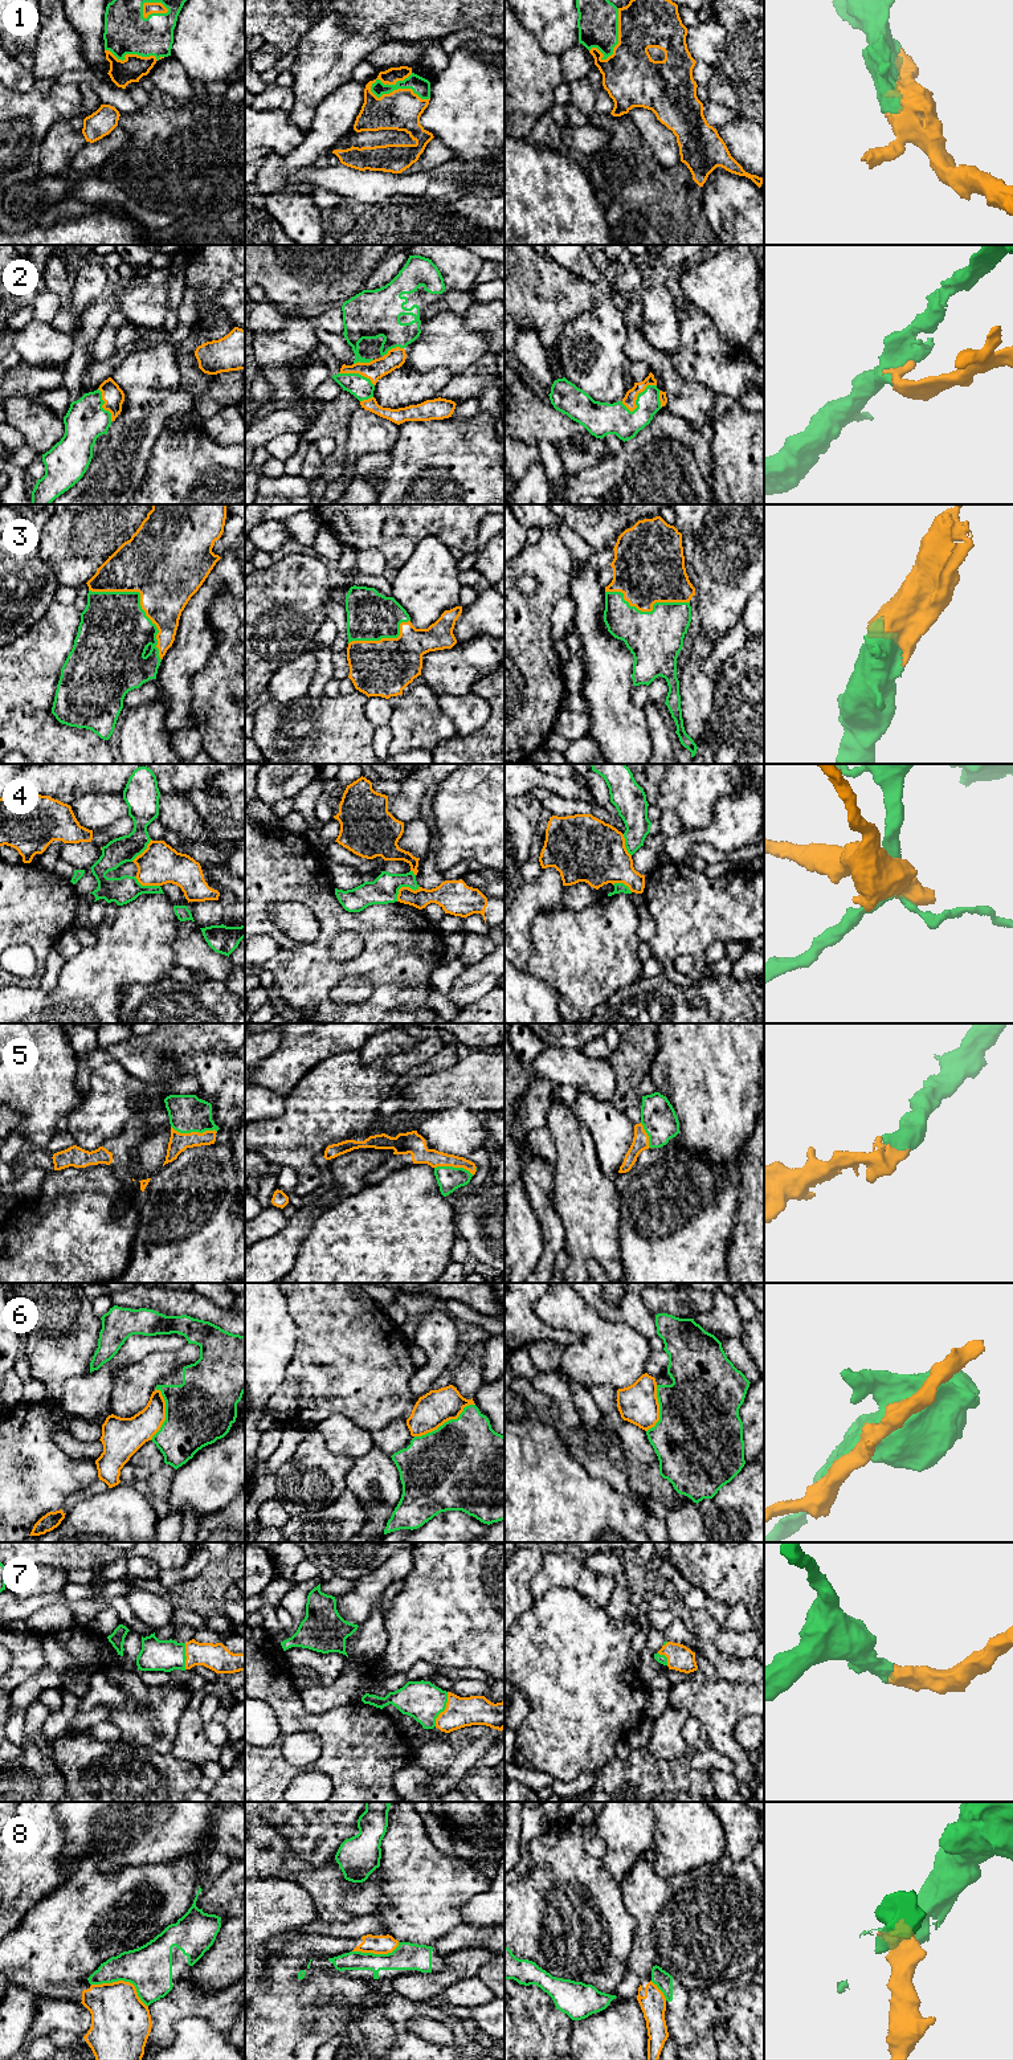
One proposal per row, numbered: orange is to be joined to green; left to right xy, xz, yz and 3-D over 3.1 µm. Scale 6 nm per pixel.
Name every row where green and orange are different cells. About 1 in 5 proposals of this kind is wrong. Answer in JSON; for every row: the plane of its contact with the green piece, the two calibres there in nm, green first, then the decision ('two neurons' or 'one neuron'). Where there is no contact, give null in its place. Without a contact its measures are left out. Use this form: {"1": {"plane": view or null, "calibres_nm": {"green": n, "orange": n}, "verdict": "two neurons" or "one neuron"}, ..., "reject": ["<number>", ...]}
{"1": {"plane": "xz", "calibres_nm": {"green": 110, "orange": 240}, "verdict": "one neuron"}, "2": {"plane": "yz", "calibres_nm": {"green": 200, "orange": 80}, "verdict": "one neuron"}, "3": {"plane": "xy", "calibres_nm": {"green": 440, "orange": 440}, "verdict": "one neuron"}, "4": {"plane": "xz", "calibres_nm": {"green": 170, "orange": 130}, "verdict": "two neurons"}, "5": {"plane": "xy", "calibres_nm": {"green": 220, "orange": 110}, "verdict": "one neuron"}, "6": {"plane": "xz", "calibres_nm": {"green": 480, "orange": 220}, "verdict": "two neurons"}, "7": {"plane": "xz", "calibres_nm": {"green": 240, "orange": 190}, "verdict": "one neuron"}, "8": {"plane": "xy", "calibres_nm": {"green": 280, "orange": 360}, "verdict": "two neurons"}, "reject": ["4", "6", "8"]}

